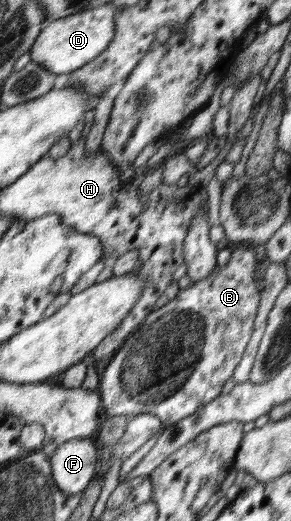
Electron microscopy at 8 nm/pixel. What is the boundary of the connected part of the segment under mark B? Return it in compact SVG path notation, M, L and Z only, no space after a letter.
M239 243L232 246L232 254L229 262L225 266L218 266L216 264L213 273L209 274L209 277L189 284L187 288L180 290L177 296L169 301L166 305L162 306L145 318L145 321L139 325L139 328L132 334L127 336L127 340L124 345L117 350L117 353L111 358L111 363L107 365L107 369L103 371L101 375L100 384L97 391L101 397L101 409L104 415L119 416L119 415L134 415L140 413L154 413L157 417L160 417L163 425L170 426L177 423L180 419L195 413L197 409L203 407L205 404L209 404L213 399L220 397L222 394L223 385L227 380L231 379L234 370L241 362L241 359L247 349L249 341L251 341L251 335L253 335L253 325L255 325L255 318L257 318L258 305L261 299L260 289L256 286L256 282L253 281L253 271L257 269L257 262L255 260L255 245L249 243Z

